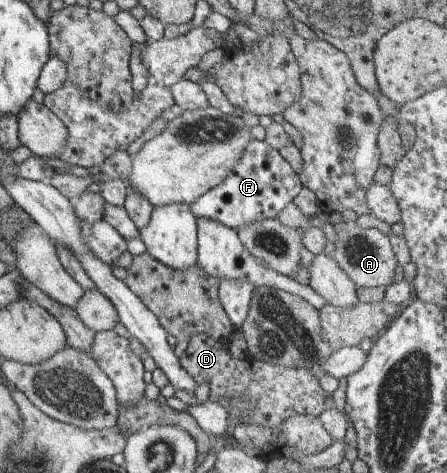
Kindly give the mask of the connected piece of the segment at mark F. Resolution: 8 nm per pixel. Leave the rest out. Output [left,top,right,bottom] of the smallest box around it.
[189,139,301,231]

